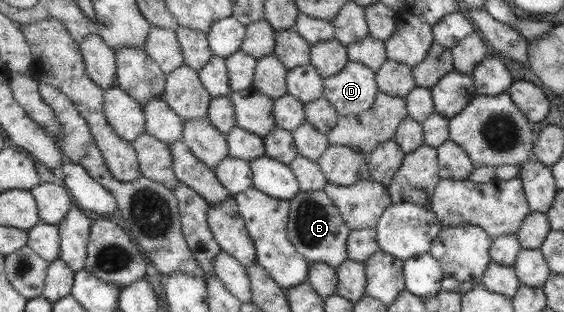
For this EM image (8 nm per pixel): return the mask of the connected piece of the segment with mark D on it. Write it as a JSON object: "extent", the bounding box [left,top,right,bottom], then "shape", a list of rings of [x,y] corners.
{"extent":[324,60,379,115],"shape":[[[352,60],[334,76],[324,79],[326,98],[342,115],[358,115],[371,110],[379,89],[377,72]]]}

